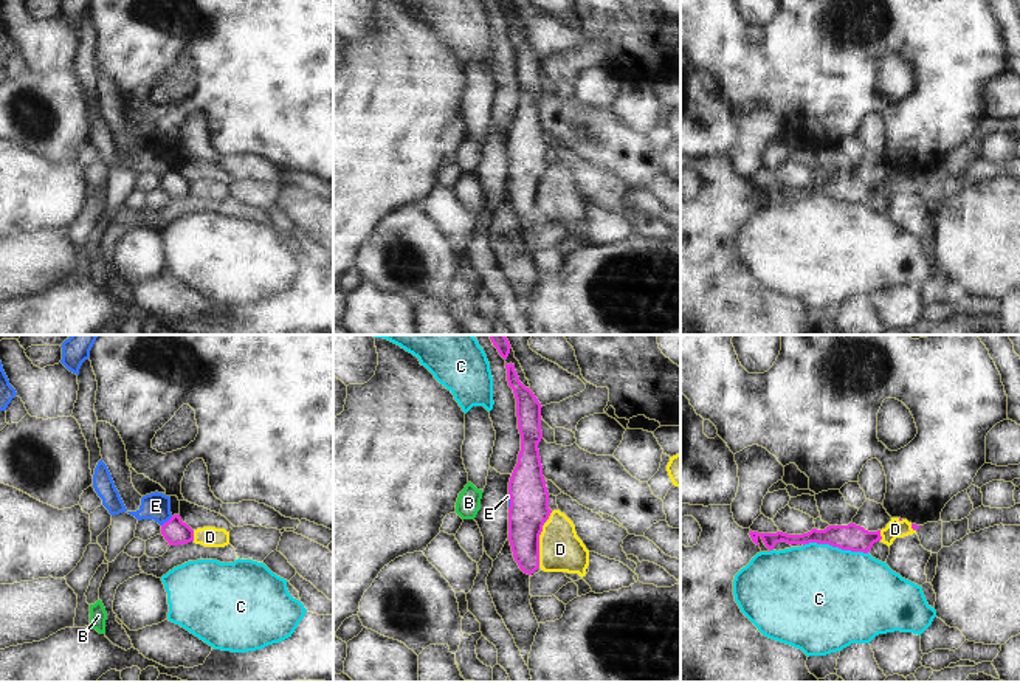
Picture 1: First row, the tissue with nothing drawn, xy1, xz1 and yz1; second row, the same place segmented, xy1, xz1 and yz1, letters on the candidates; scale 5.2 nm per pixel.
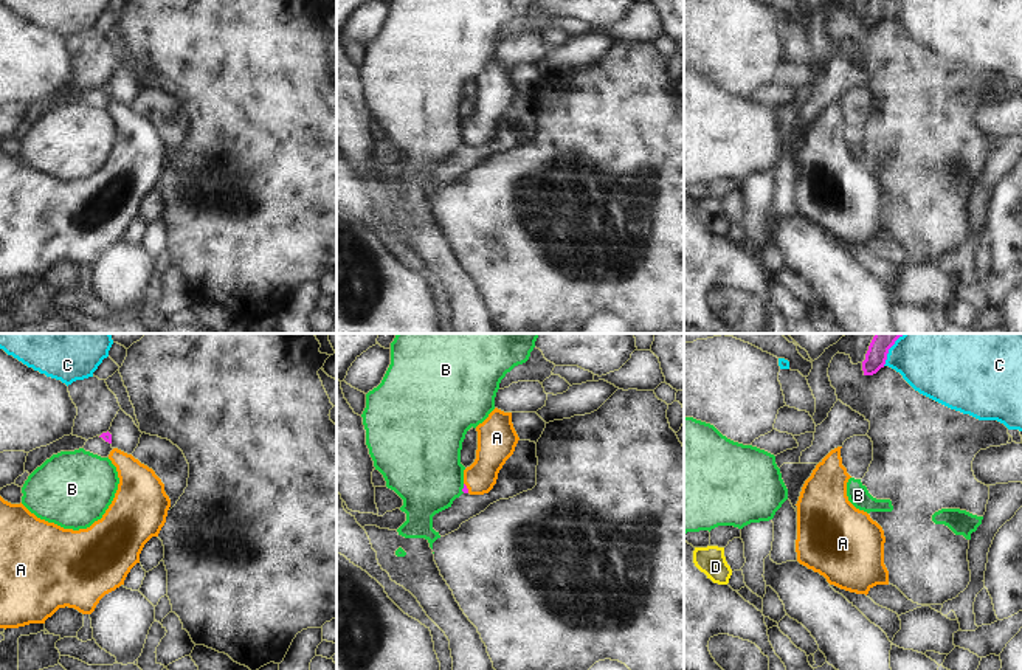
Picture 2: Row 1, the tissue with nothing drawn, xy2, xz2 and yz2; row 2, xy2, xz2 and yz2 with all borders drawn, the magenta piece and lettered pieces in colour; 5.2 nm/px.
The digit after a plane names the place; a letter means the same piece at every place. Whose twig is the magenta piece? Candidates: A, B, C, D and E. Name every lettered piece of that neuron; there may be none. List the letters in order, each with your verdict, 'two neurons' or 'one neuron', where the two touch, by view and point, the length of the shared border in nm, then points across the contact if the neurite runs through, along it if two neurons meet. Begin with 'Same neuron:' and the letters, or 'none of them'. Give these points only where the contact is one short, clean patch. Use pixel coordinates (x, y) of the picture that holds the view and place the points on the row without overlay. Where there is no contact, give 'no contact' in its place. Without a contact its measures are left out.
Same neuron: A
A: one neuron; contact xz2 (466, 140); length 60 nm; way xz2 (466, 143), (466, 140), (486, 120), (493, 101)
B: two neurons; contact xz2 (462, 141); length 50 nm; border xz2 (464, 137), (462, 145)
C: two neurons; contact yz1 (836, 199); length 340 nm
D: two neurons; contact xz1 (538, 199); length 220 nm; border xz1 (544, 177), (540, 186), (538, 219)
E: two neurons; contact xy1 (168, 174); length 80 nm; border xy1 (172, 169), (161, 179)

